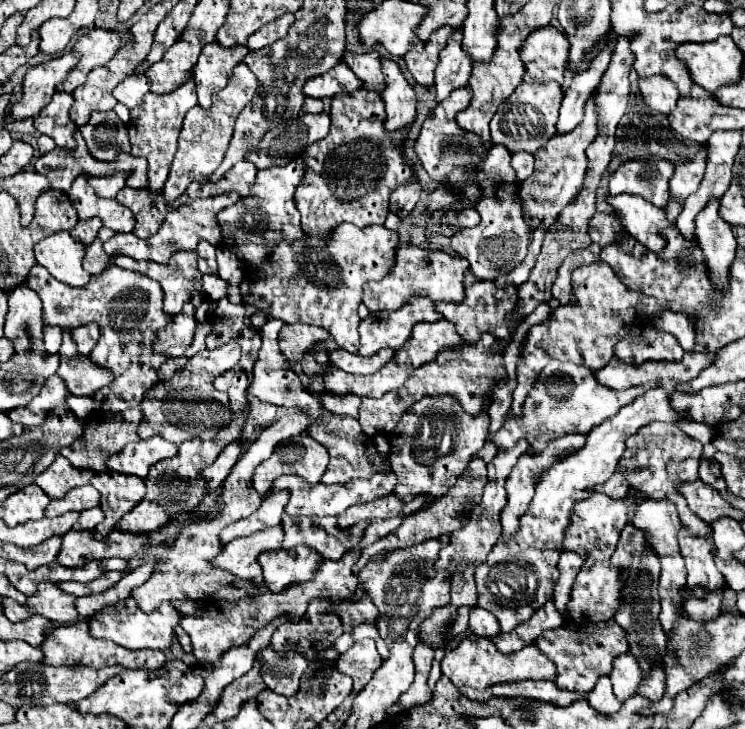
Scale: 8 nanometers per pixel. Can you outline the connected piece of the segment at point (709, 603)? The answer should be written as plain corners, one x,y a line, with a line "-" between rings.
710,594
710,598
702,602
686,602
686,616
698,618
698,620
716,618
716,614
720,612
720,602
722,598
718,598
718,594

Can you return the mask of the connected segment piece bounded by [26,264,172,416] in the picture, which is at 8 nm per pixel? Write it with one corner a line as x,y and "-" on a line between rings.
36,264
26,282
42,300
42,322
46,326
58,328
78,328
80,324
96,322
100,326
100,340
90,352
90,360
108,368
114,374
108,390
112,394
105,395
102,390
92,394
100,399
102,414
122,414
128,408
134,408
142,402
144,392
150,390
156,382
156,370
166,358
152,352
152,342
156,338
156,330
164,328
172,316
162,312
162,288
156,280
150,280
144,274
136,274
130,270
122,270
118,266
110,266
106,272
96,274
82,290
70,290
70,286
62,286
62,282
54,282
54,276
44,266

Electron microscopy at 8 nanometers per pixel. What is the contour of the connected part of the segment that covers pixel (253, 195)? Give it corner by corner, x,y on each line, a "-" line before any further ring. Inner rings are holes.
296,158
298,166
292,162
288,162
286,166
272,166
270,170
260,170
256,174
254,186
250,188
250,194
246,198
240,198
240,202
232,204
230,208
222,210
218,214
218,226
222,230
222,246
228,248
230,252
234,252
238,258
242,258
246,264
250,266
258,266
264,262
264,258
270,254
270,250
282,242
282,240
298,240
304,236
302,228
300,228
300,214
298,208
294,206
294,190
298,186
298,182
302,180
304,174
304,166
302,166
302,158
-
242,218
252,218
252,226
244,228

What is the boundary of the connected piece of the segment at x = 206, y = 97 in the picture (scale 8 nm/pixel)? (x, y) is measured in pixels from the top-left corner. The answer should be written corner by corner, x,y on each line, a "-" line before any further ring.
216,42
202,50
200,60
194,66
198,106
202,108
212,106
212,94
216,94
228,84
232,70
244,60
246,52
248,52
246,46
240,48
232,46
230,50
222,50
222,46
218,46

